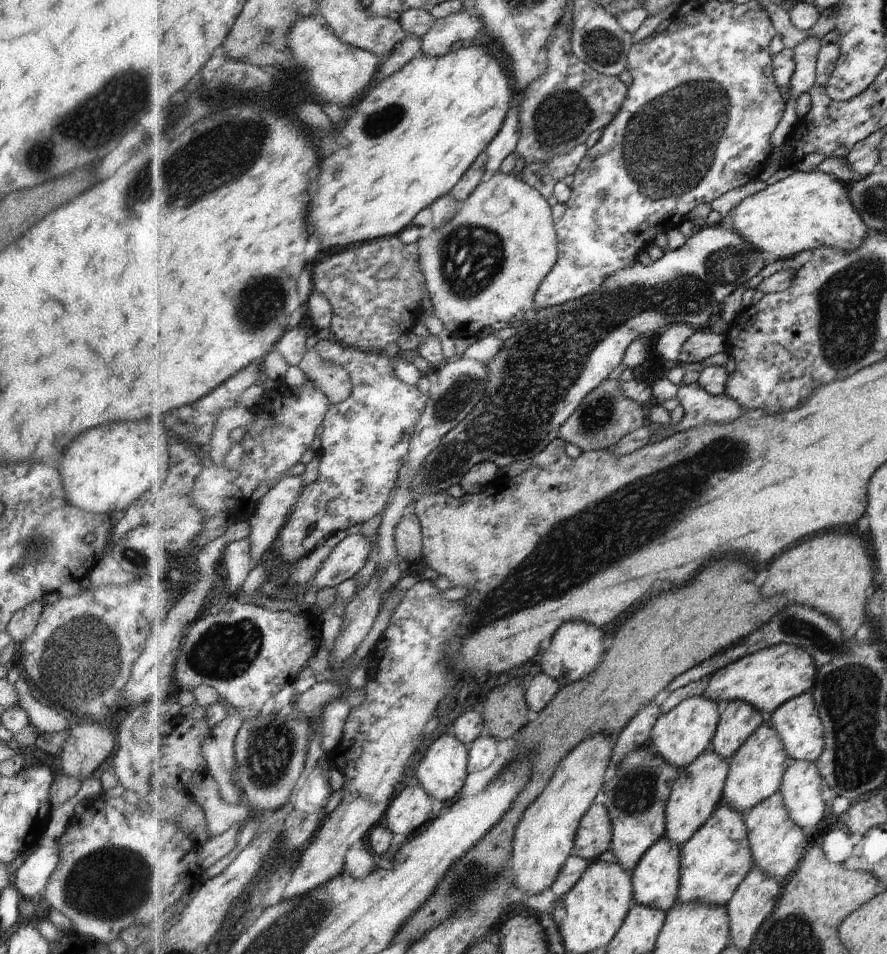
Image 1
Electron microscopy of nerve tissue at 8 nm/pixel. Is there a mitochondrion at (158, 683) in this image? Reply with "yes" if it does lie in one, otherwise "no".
no

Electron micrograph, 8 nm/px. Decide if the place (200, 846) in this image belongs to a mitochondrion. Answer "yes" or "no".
no

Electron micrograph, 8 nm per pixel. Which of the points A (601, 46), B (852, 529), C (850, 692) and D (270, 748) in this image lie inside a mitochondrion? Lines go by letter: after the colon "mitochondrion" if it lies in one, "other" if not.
A: mitochondrion
B: other
C: mitochondrion
D: mitochondrion

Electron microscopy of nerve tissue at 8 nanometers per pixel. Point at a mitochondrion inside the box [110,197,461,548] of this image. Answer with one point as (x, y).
(264, 299)

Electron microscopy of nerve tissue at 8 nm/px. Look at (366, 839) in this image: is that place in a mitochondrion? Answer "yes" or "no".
no

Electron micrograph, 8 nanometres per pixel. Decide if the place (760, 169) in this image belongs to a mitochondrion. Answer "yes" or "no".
no

